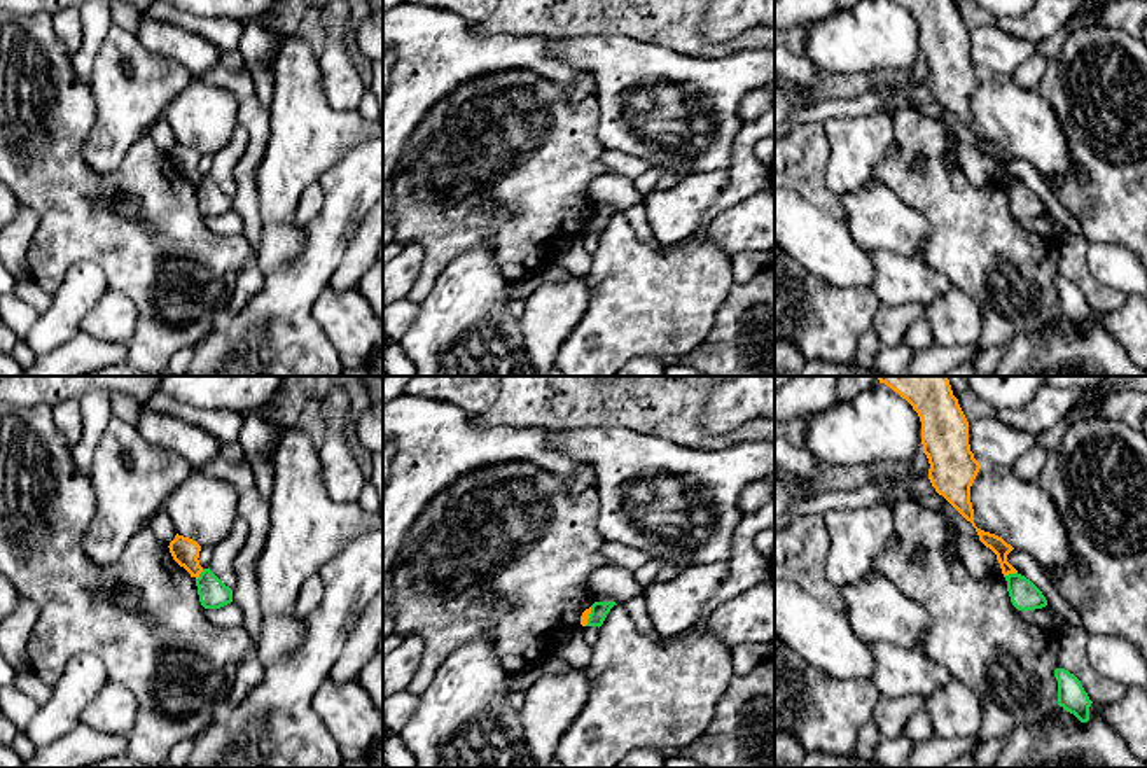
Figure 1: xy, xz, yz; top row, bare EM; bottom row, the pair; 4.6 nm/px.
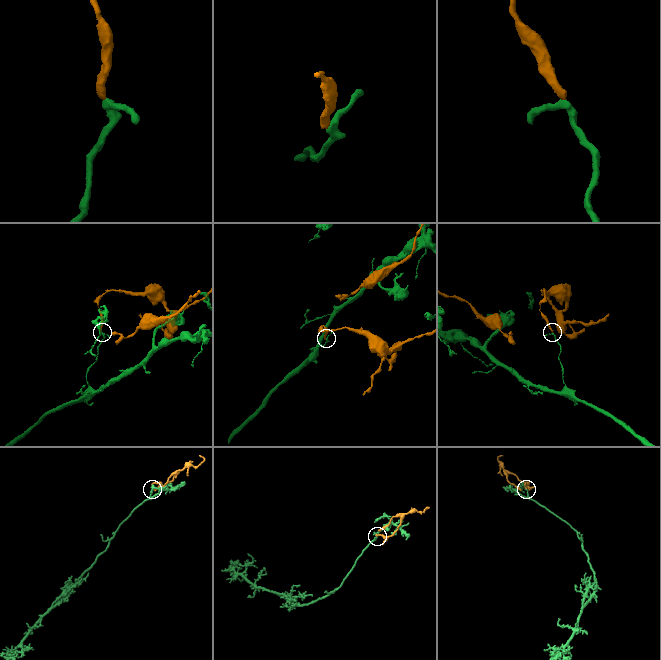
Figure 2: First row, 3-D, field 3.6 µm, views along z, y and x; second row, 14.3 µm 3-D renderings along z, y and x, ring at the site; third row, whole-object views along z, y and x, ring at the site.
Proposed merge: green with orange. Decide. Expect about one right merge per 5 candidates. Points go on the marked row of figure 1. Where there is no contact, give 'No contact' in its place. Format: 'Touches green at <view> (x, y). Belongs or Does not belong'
Touches green at yz (1009, 574). Does not belong

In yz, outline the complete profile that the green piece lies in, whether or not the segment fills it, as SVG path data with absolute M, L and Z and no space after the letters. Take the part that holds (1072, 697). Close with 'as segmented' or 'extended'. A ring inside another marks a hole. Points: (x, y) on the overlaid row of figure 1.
M1056 668L1054 677L1058 681L1058 705L1074 714L1081 723L1088 723L1093 702L1081 681L1065 668Z; as segmented

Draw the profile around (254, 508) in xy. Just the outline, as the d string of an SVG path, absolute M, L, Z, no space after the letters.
M222 455L196 471L224 479L236 488L238 516L248 525L247 541L234 560L236 584L233 602L243 611L243 625L252 639L252 649L240 661L226 705L236 707L261 682L264 665L259 656L262 626L257 563L271 528L271 499L264 497L254 479L250 464L229 462Z

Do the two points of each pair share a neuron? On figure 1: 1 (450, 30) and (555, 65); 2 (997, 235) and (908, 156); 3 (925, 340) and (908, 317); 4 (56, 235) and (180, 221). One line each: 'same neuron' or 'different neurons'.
1: same neuron
2: same neuron
3: different neurons
4: same neuron

